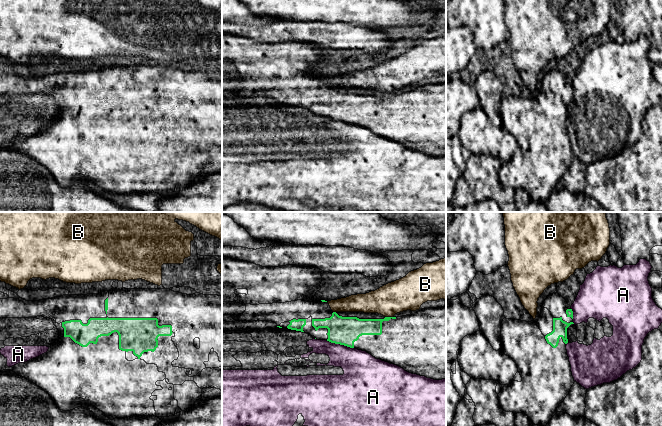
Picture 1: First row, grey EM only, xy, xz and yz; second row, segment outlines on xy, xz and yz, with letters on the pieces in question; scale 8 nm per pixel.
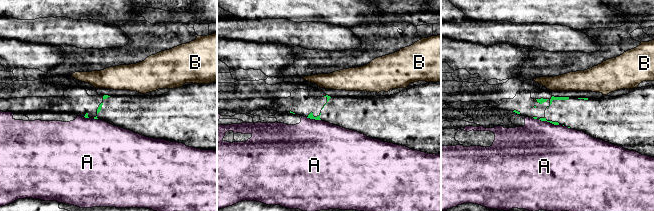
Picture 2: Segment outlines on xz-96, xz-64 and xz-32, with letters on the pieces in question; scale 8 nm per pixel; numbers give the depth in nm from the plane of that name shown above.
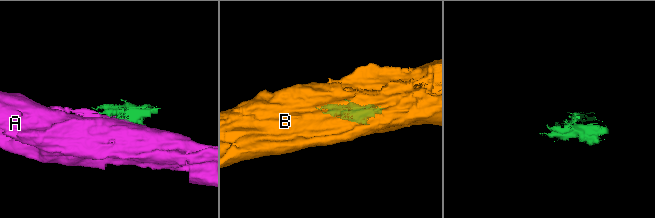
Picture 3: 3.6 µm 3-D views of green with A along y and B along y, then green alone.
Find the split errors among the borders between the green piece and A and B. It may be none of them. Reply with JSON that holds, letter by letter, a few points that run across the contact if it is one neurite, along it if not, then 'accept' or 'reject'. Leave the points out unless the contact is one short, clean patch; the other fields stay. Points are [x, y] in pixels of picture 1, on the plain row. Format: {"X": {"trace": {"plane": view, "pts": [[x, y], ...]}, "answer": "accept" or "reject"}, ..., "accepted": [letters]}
{"A": {"answer": "reject"}, "B": {"answer": "reject"}, "accepted": []}

